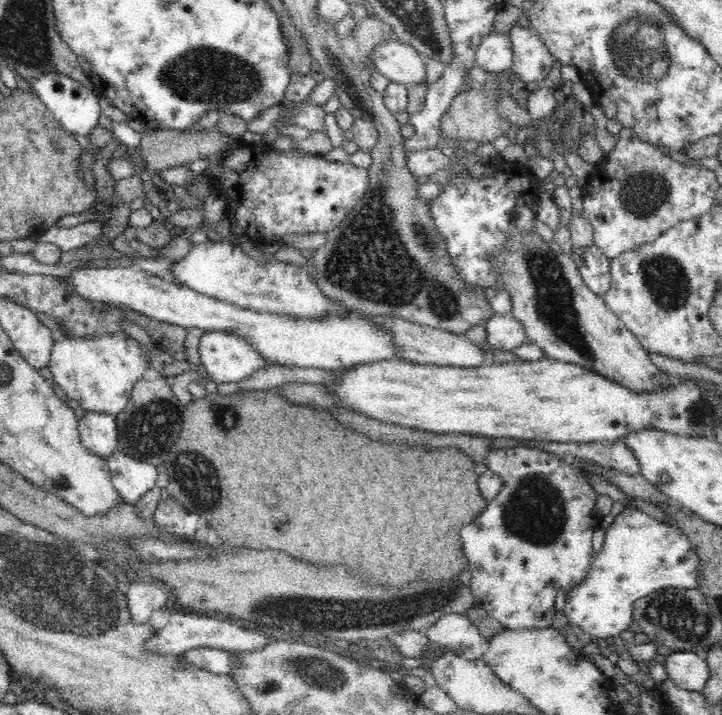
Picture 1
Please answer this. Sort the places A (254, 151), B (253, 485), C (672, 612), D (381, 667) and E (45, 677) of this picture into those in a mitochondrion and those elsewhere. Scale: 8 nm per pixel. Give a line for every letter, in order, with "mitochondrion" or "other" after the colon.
A: other
B: other
C: mitochondrion
D: other
E: other

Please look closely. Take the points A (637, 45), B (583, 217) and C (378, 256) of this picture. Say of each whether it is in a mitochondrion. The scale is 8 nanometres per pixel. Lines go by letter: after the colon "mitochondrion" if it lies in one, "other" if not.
A: mitochondrion
B: other
C: mitochondrion

